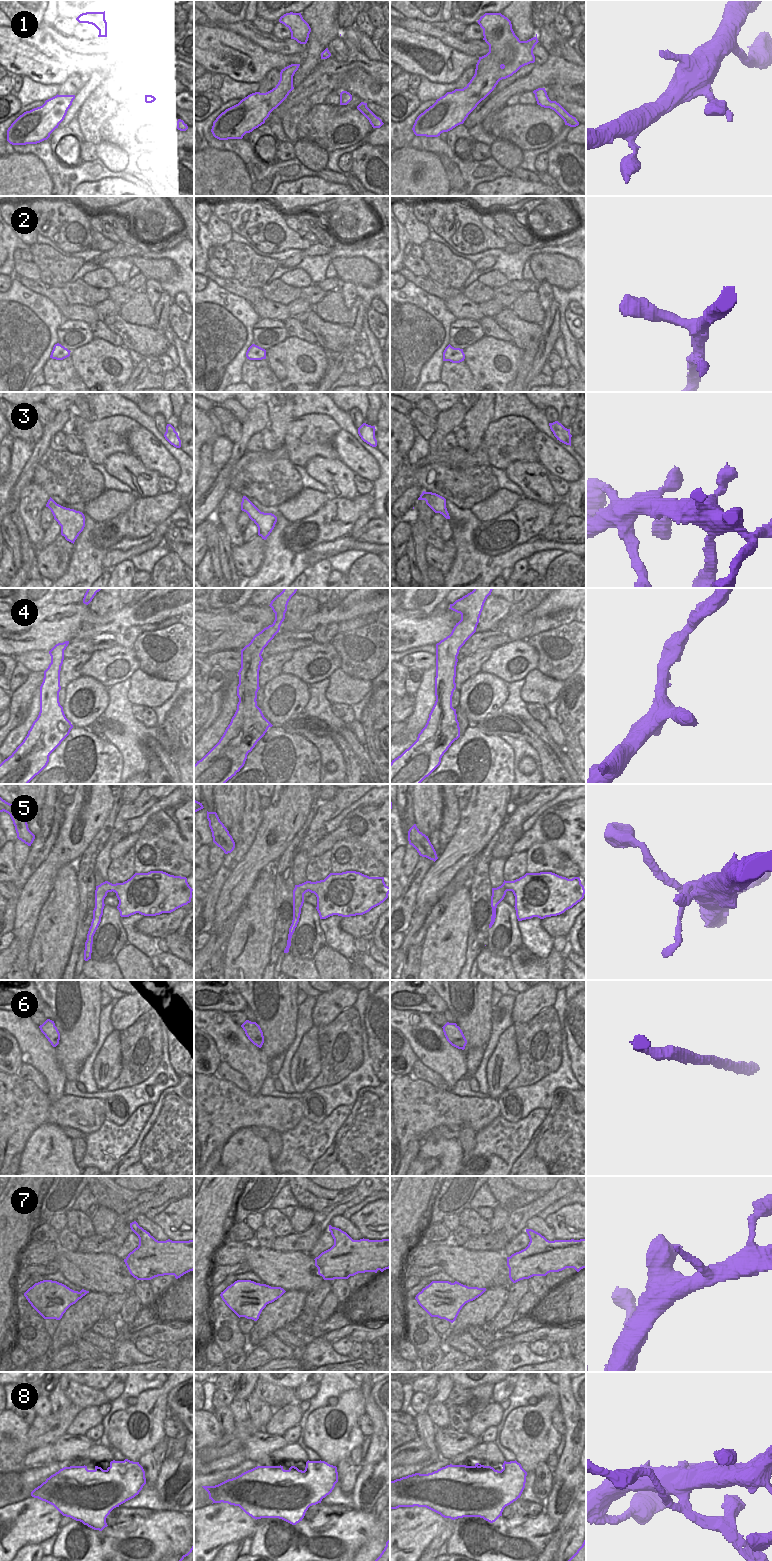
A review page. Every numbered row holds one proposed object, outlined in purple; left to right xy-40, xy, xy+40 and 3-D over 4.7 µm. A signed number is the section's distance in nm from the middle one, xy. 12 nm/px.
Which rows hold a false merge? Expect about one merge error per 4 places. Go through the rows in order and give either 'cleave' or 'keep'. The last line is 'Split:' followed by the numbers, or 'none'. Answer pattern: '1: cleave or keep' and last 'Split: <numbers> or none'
1: keep
2: keep
3: keep
4: keep
5: keep
6: keep
7: keep
8: cleave
Split: 8

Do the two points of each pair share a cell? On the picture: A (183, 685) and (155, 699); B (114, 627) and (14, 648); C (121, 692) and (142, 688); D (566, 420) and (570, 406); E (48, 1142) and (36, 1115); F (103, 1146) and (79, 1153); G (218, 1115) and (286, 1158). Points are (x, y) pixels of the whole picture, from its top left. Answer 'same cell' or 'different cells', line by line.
A: different cells
B: same cell
C: different cells
D: same cell
E: different cells
F: different cells
G: different cells

